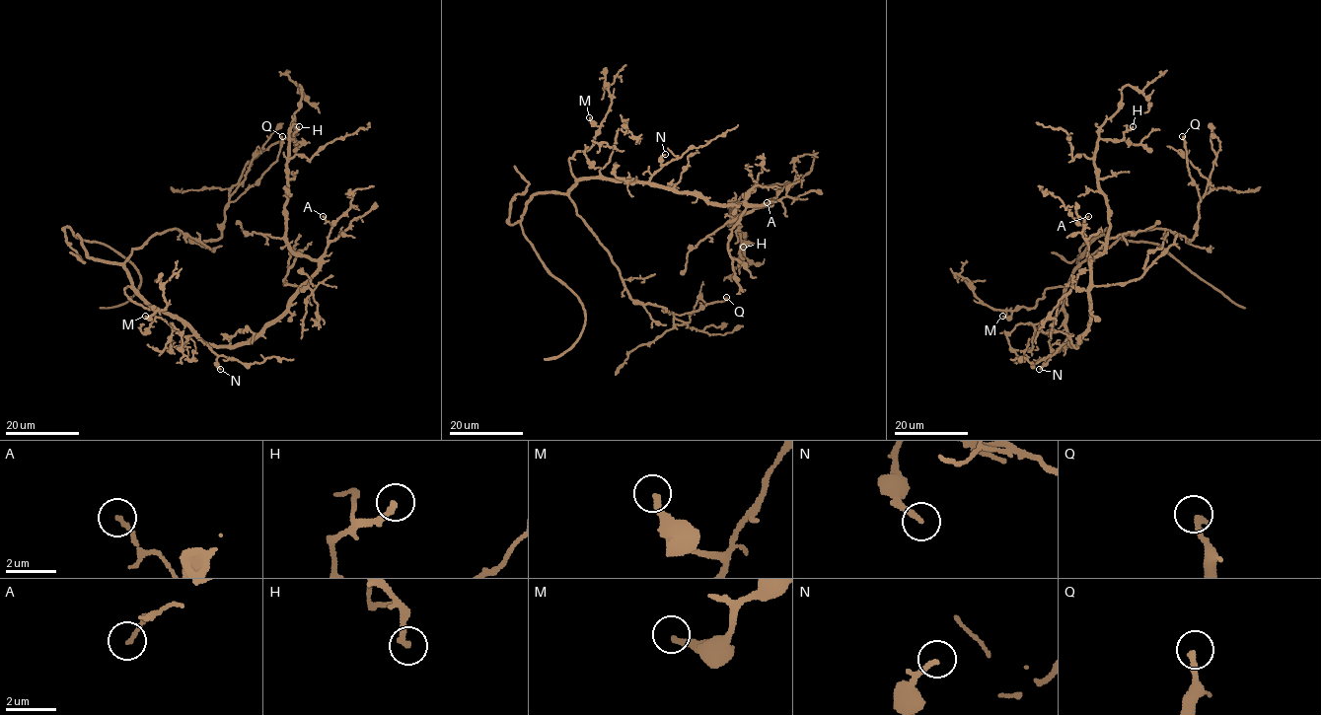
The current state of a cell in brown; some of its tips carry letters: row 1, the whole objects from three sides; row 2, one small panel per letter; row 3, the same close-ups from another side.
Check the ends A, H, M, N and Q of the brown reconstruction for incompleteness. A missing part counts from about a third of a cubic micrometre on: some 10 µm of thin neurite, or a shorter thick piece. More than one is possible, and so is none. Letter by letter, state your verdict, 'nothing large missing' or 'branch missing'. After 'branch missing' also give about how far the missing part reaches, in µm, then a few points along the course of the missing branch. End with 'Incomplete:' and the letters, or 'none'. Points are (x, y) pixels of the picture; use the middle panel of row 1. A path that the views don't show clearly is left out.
A: nothing large missing
H: nothing large missing
M: branch missing; missing 9 µm; course (589, 117), (580, 113), (570, 100)
N: nothing large missing
Q: branch missing; missing 15 µm; course (726, 297), (716, 277), (709, 276)
Incomplete: M, Q

